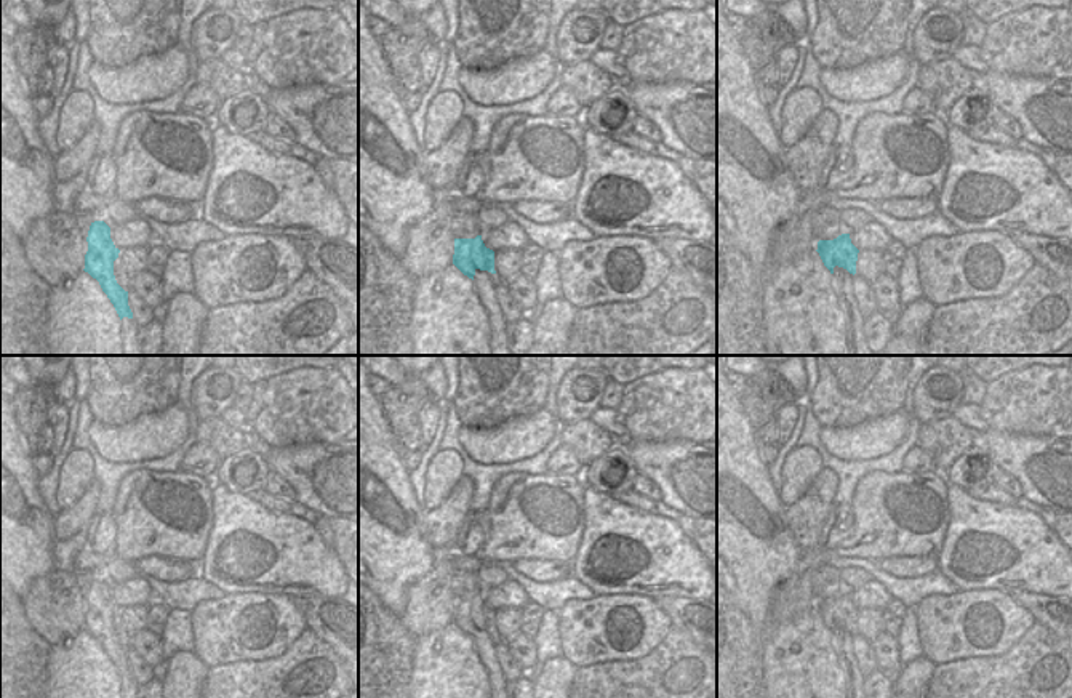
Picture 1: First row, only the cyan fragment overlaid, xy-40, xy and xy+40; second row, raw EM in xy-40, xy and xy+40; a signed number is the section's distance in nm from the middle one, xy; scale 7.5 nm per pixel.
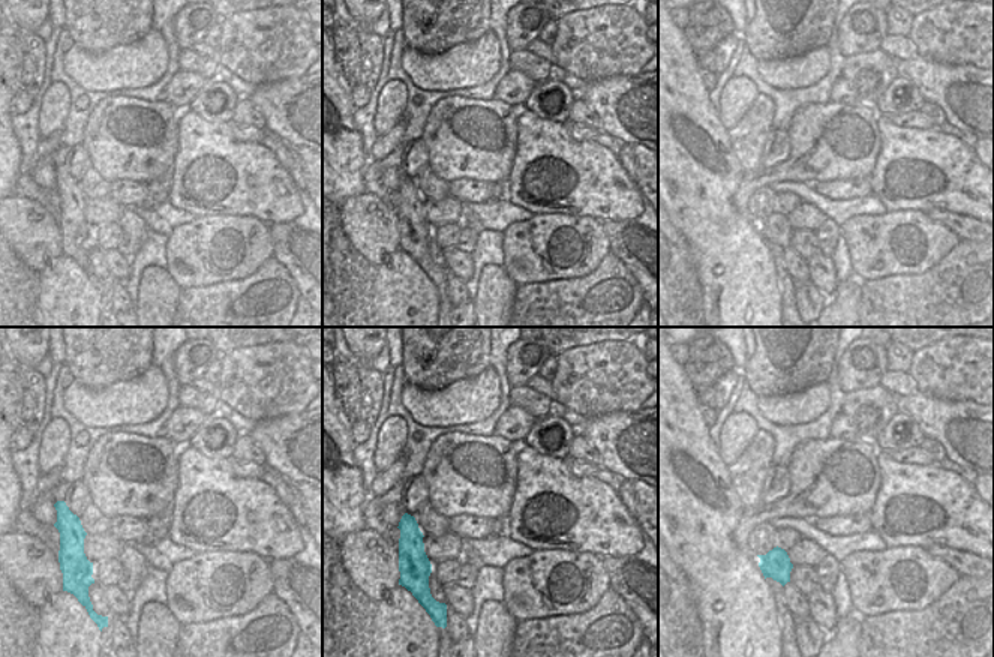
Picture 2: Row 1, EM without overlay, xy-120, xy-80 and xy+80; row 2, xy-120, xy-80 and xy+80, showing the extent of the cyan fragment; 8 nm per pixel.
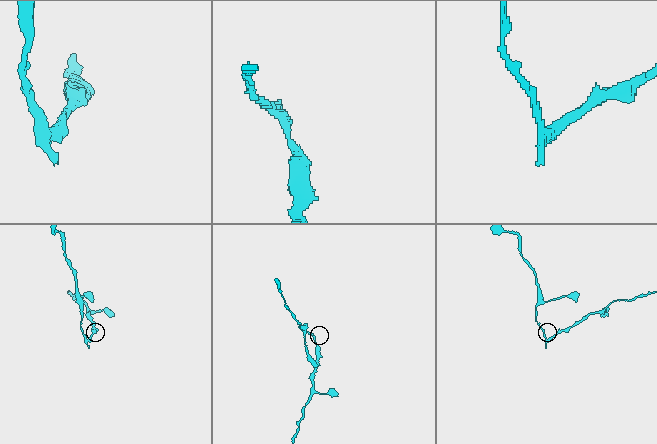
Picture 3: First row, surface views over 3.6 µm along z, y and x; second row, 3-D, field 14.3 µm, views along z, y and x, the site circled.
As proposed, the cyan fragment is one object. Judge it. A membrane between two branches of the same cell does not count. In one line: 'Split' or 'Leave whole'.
Split.

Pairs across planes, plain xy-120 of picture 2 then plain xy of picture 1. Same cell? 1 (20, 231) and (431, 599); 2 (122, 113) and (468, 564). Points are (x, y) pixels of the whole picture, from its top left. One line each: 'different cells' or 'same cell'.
1: same cell
2: different cells

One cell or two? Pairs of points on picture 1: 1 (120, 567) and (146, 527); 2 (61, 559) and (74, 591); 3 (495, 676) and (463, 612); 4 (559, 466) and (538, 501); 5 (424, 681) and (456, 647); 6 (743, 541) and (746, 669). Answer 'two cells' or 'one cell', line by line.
1: two cells
2: two cells
3: one cell
4: two cells
5: one cell
6: two cells

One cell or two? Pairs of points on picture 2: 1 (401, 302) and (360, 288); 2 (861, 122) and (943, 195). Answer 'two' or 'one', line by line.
1: two
2: two

